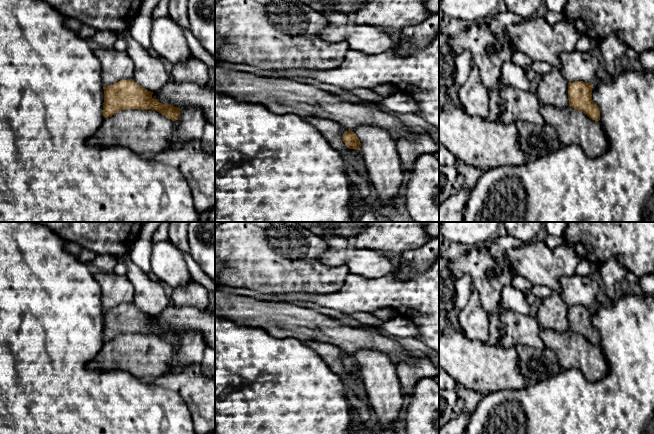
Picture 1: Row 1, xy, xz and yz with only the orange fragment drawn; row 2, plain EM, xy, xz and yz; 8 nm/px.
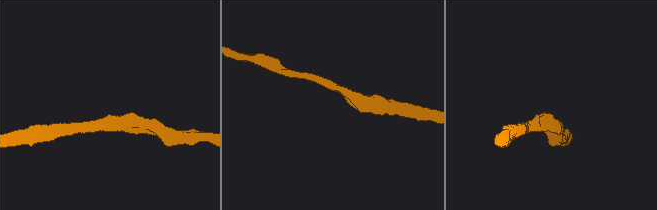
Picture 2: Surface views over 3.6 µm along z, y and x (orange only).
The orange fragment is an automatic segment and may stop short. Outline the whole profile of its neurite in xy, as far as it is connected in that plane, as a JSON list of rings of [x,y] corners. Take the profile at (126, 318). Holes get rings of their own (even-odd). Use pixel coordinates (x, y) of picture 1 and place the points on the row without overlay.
[[[133,303],[121,304],[104,312],[103,340],[108,342],[127,333],[158,335],[172,345],[180,341],[182,333],[171,328],[161,328],[152,322],[153,316],[139,310]]]

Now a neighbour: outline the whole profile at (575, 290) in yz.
[[[573,274],[560,279],[561,296],[567,307],[583,305],[593,308],[599,299],[599,286],[588,276]]]

